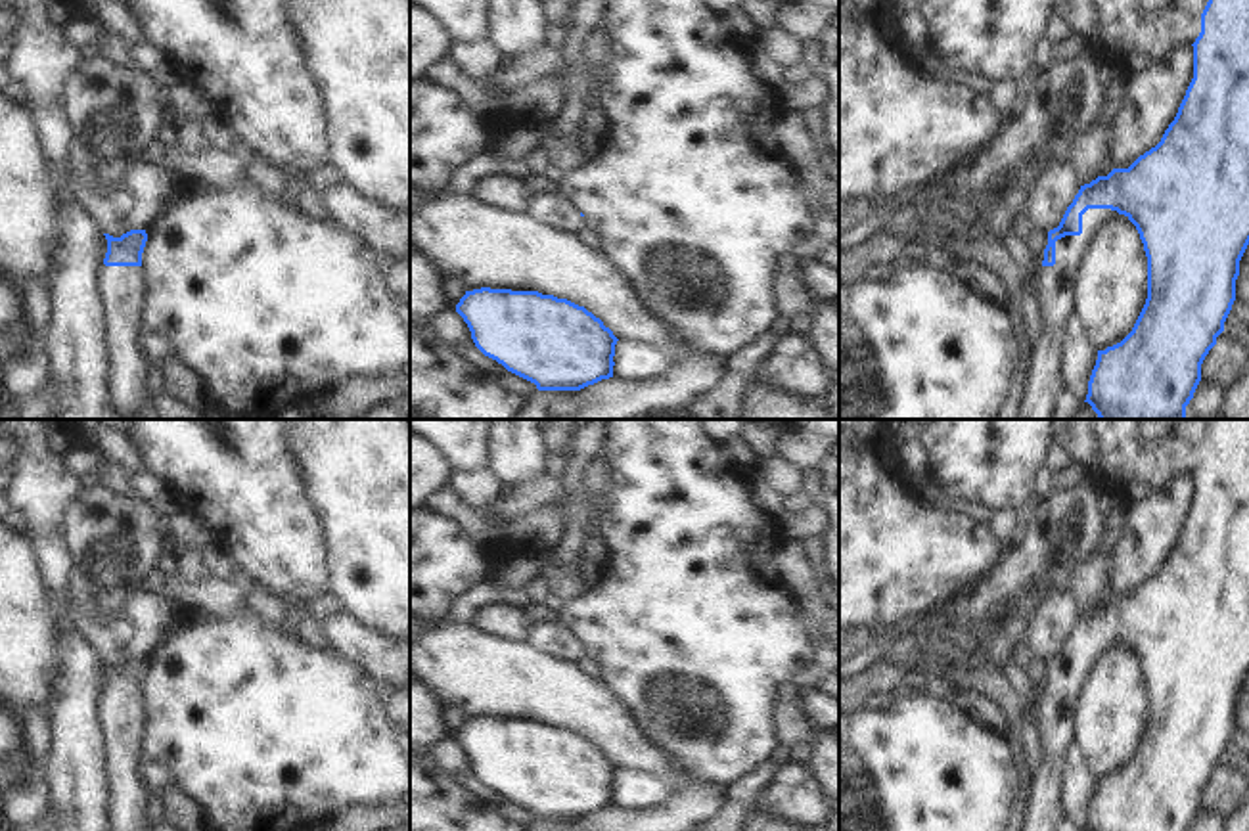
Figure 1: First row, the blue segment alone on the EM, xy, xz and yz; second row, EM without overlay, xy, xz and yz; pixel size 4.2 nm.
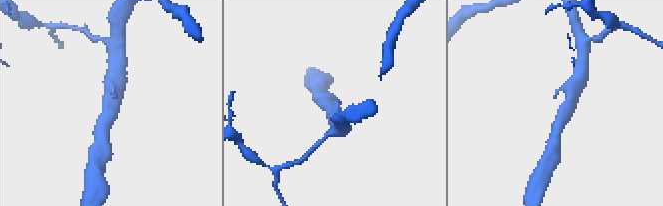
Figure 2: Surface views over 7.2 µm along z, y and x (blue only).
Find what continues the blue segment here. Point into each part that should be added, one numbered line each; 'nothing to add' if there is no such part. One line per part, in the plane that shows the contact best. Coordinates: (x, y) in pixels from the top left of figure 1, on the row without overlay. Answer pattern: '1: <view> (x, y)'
1: yz (1056, 713)

